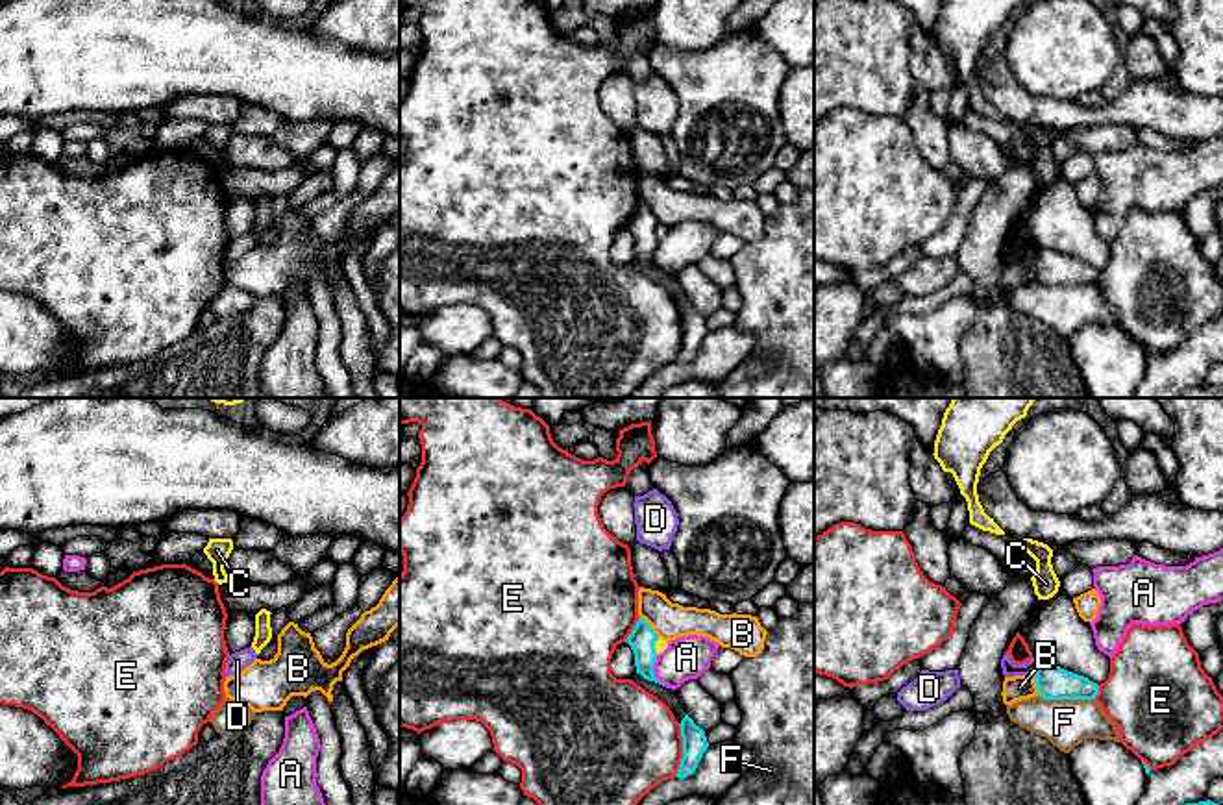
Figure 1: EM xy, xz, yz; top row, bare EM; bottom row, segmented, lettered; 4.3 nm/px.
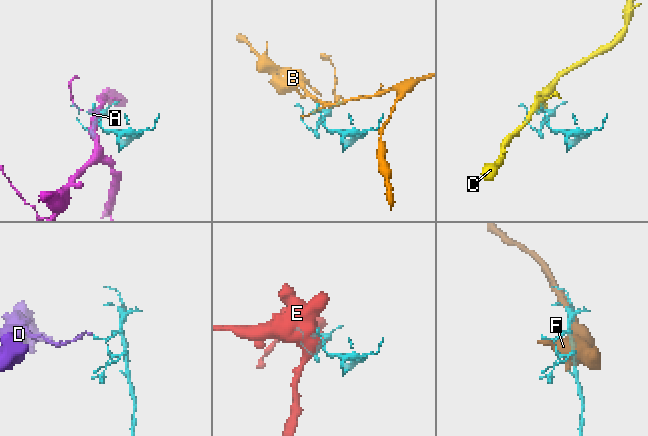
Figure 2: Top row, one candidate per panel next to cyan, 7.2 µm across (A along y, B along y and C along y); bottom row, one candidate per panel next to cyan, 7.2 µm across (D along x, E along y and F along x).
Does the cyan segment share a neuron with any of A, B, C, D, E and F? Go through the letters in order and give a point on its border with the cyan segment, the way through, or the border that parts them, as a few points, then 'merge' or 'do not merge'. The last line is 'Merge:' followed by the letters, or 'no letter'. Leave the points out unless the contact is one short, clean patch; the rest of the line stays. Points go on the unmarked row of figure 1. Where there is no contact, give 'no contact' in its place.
A: xz (652, 258) | do not merge
B: xz (652, 213) | along xz (641, 202), (659, 222) | do not merge
C: xz (654, 232) | along xz (659, 224), (655, 239) | do not merge
D: yz (1037, 256) | along yz (1040, 248), (1033, 261) | do not merge
E: xz (683, 335) | do not merge
F: yz (1066, 284) | do not merge
Merge: no letter

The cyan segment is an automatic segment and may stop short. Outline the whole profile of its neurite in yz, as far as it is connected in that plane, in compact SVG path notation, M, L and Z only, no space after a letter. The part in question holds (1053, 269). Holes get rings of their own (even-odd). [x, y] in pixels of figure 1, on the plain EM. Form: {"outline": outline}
{"outline": "M1040 248L1034 268L1044 285L1095 285L1099 270L1060 252Z"}

